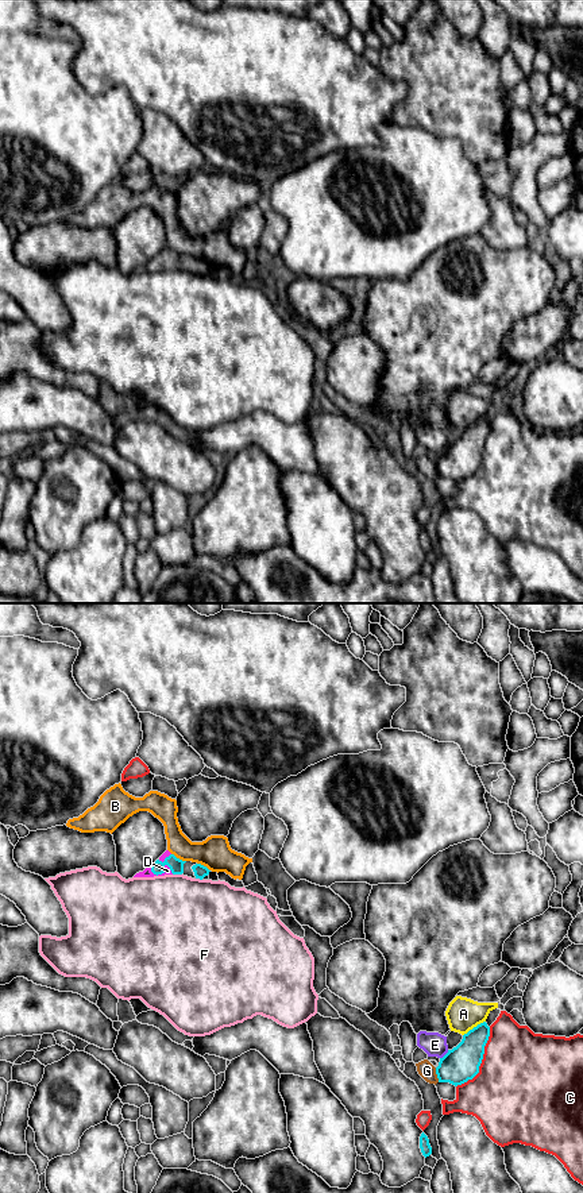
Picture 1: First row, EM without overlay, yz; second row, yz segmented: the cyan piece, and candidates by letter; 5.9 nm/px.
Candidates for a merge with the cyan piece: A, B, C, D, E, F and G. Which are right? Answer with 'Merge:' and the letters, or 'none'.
Merge: D

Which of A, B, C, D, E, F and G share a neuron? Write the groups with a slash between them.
A / B / C / D / E / F / G

